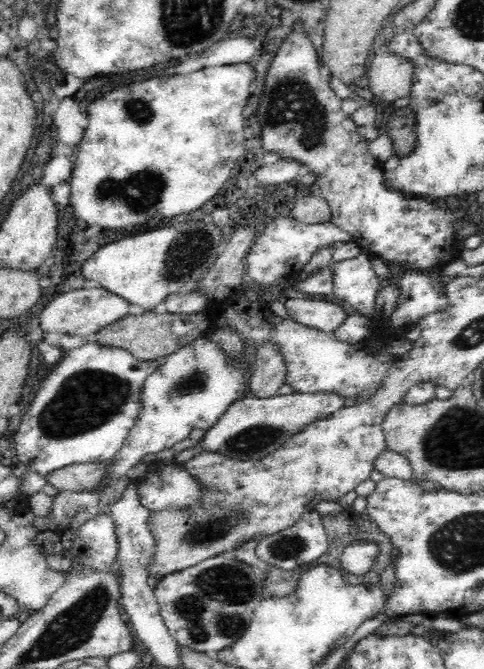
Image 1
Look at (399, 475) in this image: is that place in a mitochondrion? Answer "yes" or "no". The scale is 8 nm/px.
no

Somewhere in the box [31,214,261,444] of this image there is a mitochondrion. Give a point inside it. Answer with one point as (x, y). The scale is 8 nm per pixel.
(87, 399)

